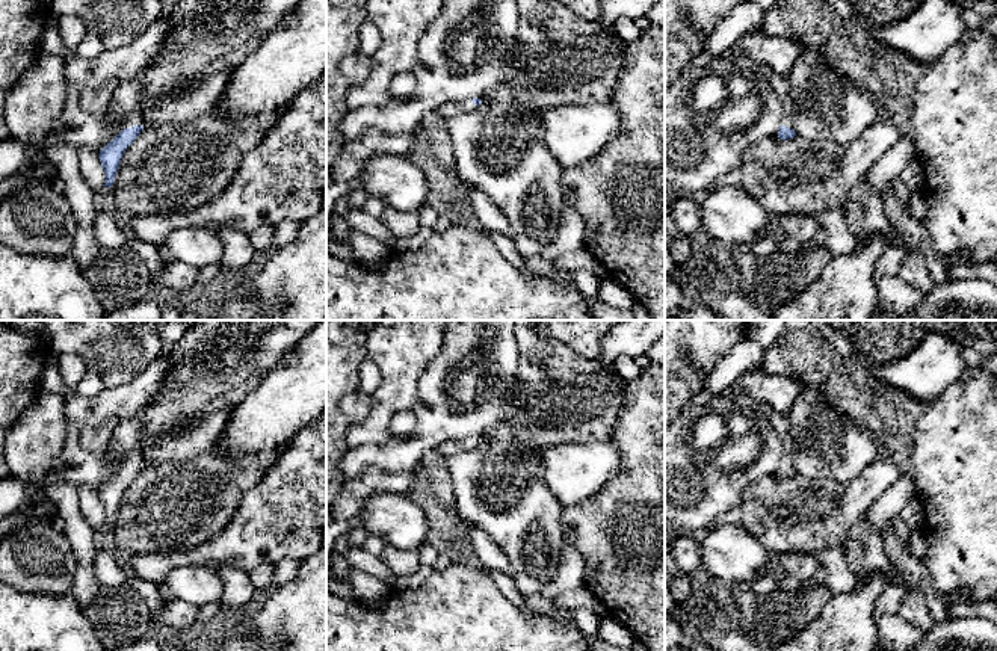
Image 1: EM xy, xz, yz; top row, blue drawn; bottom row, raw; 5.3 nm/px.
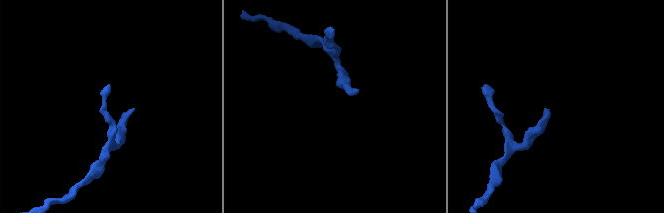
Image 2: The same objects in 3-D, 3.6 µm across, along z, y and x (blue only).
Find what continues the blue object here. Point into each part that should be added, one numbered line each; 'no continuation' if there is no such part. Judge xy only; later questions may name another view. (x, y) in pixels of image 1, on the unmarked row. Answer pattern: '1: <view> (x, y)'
1: xy (124, 441)

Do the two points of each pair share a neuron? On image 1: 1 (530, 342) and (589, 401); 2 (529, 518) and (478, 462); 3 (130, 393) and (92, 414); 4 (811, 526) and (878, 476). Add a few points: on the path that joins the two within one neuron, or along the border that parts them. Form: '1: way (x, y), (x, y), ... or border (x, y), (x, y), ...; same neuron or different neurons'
1: way (546, 357), (574, 385); same neuron
2: way (506, 517), (488, 514), (473, 497), (472, 485); same neuron
3: way (121, 402), (101, 408); same neuron
4: way (828, 517), (861, 493); same neuron

